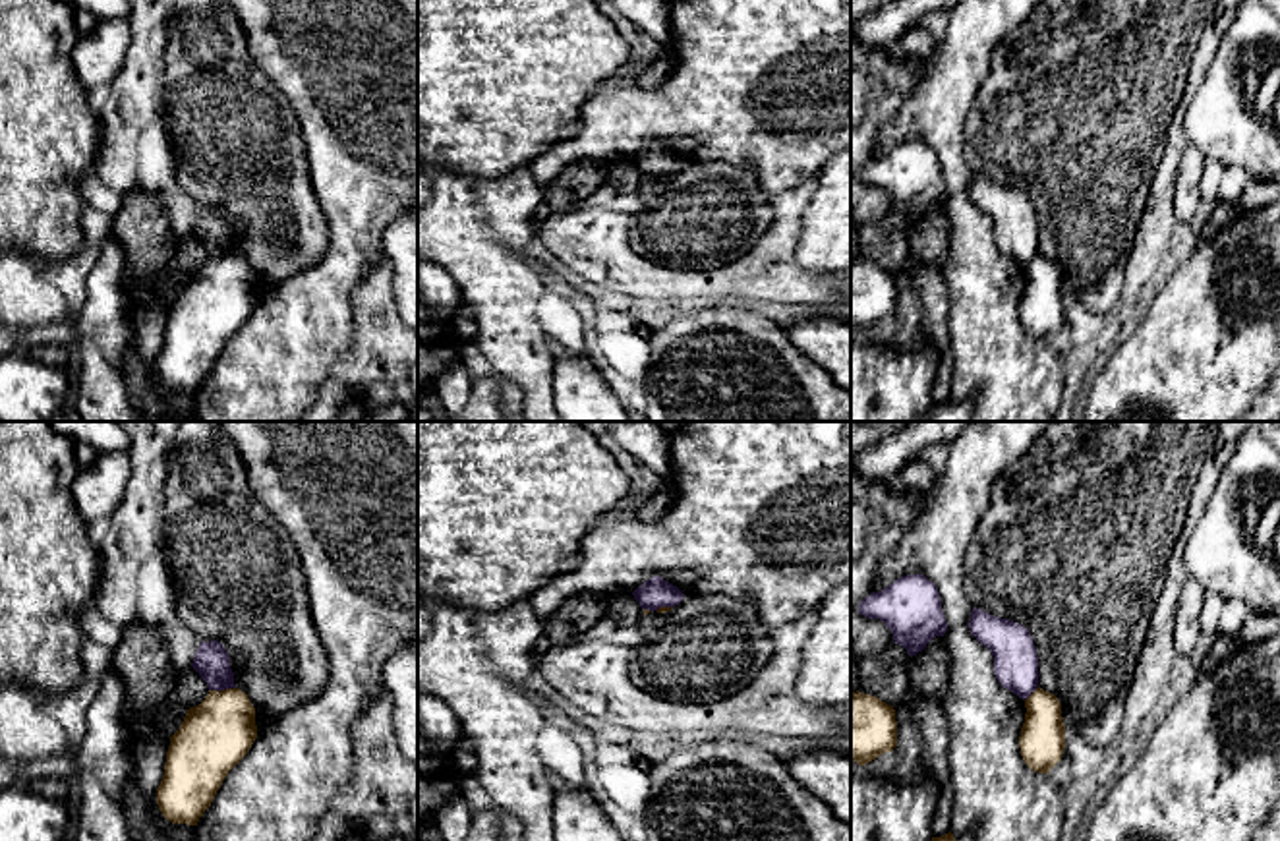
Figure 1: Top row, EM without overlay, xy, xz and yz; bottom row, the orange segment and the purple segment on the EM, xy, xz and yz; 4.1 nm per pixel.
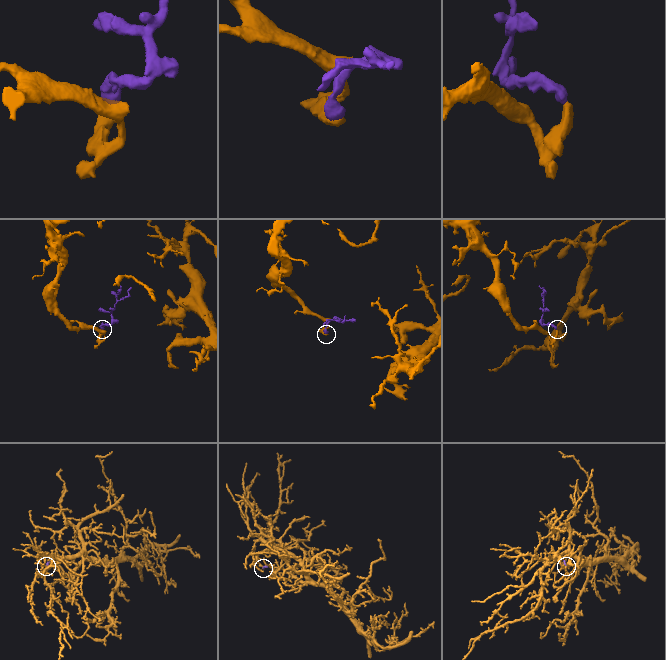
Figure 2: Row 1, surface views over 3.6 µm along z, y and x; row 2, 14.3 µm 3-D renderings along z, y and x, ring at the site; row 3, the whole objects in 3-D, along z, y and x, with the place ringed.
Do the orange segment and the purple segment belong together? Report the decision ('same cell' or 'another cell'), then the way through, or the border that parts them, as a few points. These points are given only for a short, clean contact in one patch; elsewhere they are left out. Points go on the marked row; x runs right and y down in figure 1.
another cell; border xy (234, 687), (209, 691)

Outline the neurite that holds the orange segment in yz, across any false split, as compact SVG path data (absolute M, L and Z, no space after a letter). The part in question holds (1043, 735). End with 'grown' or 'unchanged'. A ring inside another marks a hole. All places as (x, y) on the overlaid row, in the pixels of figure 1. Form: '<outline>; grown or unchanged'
M1040 686L1025 700L1025 723L1019 748L1025 764L1046 773L1062 760L1065 748L1065 725L1060 700Z; unchanged

